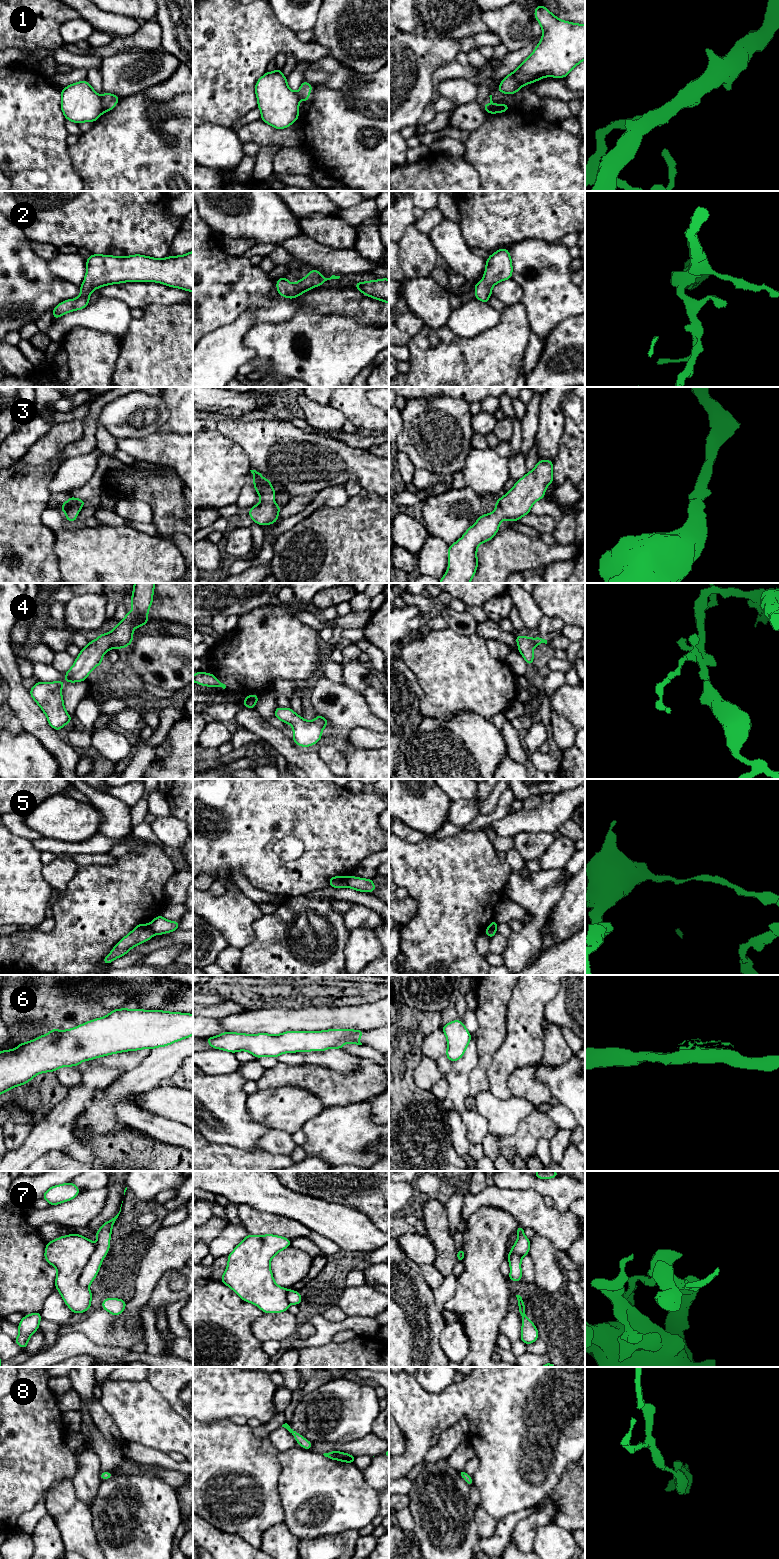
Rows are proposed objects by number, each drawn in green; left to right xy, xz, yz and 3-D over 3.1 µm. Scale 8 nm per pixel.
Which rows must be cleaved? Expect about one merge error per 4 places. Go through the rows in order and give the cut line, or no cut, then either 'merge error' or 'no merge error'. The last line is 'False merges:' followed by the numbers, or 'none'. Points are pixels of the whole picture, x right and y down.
1: cut xy (100, 96), (104, 111); merge error
2: cut none; no merge error
3: cut none; no merge error
4: cut none; no merge error
5: cut xy (148, 924), (154, 933); merge error
6: cut none; no merge error
7: cut none; no merge error
8: cut none; no merge error
False merges: 1, 5

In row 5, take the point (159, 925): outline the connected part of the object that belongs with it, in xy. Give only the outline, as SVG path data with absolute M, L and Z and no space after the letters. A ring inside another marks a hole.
M159 915L155 917L149 925L153 930L154 934L162 935L177 930L179 924L180 921L172 922Z

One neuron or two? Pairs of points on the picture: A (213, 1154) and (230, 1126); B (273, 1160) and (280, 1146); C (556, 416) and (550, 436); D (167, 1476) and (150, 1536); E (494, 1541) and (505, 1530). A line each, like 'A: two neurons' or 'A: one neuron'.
A: two neurons
B: two neurons
C: one neuron
D: two neurons
E: one neuron

